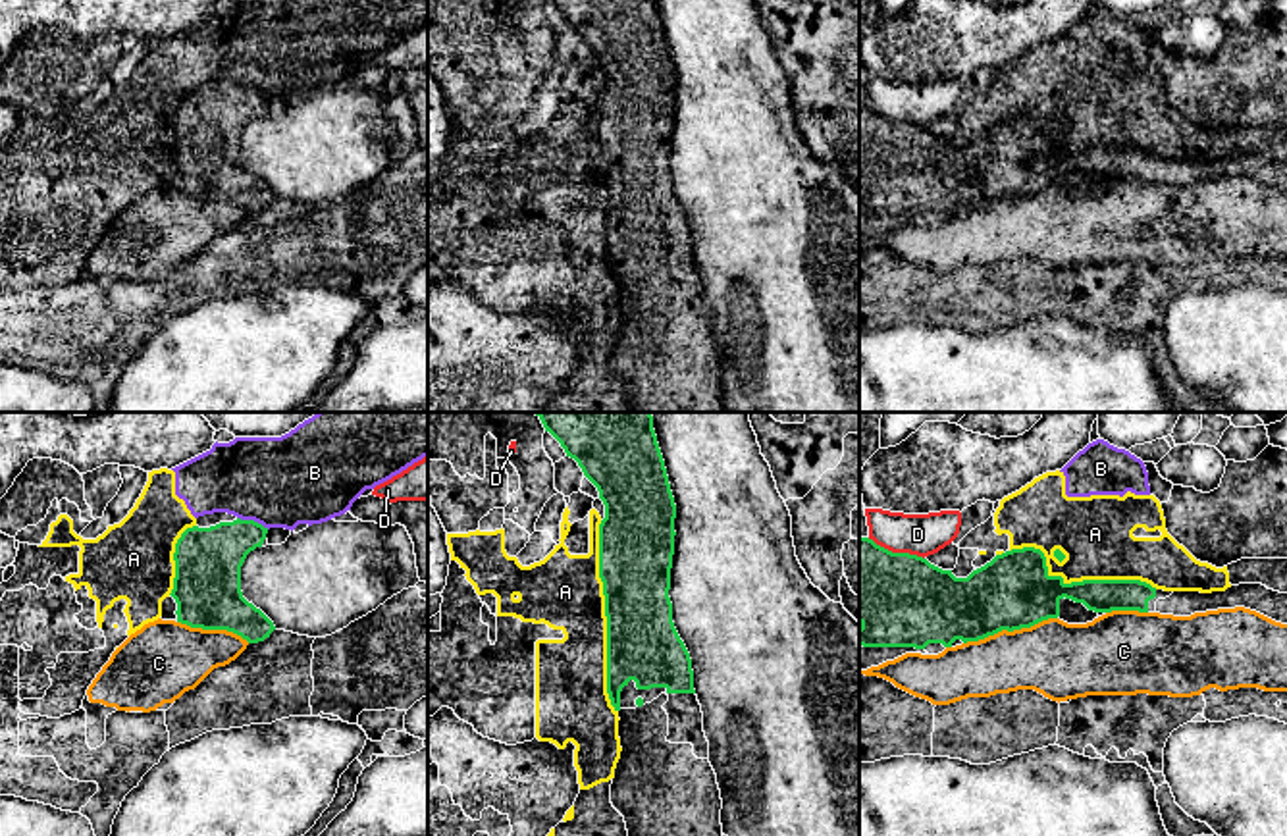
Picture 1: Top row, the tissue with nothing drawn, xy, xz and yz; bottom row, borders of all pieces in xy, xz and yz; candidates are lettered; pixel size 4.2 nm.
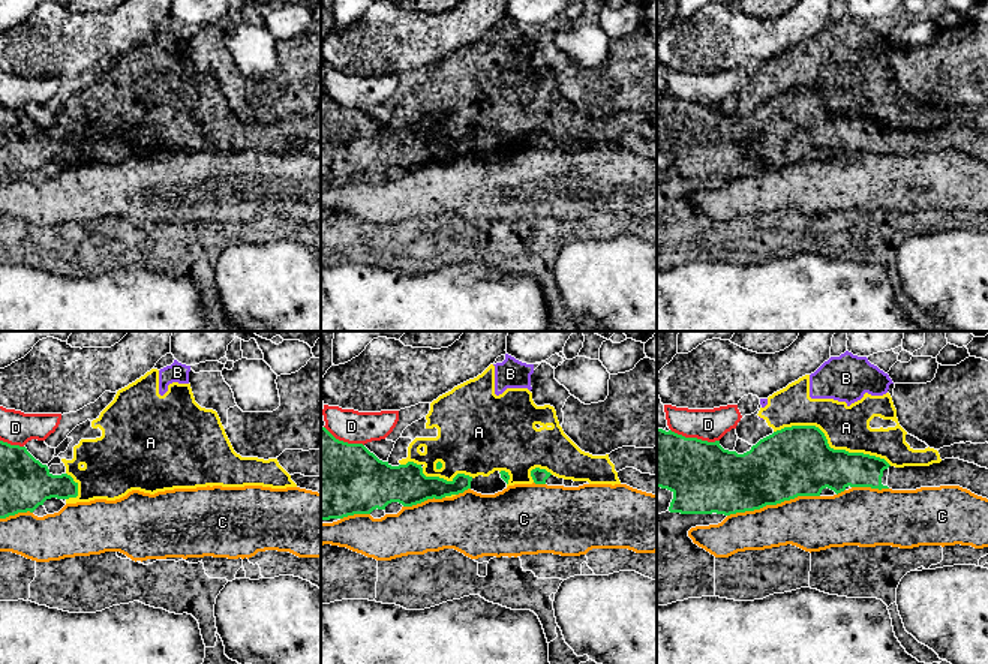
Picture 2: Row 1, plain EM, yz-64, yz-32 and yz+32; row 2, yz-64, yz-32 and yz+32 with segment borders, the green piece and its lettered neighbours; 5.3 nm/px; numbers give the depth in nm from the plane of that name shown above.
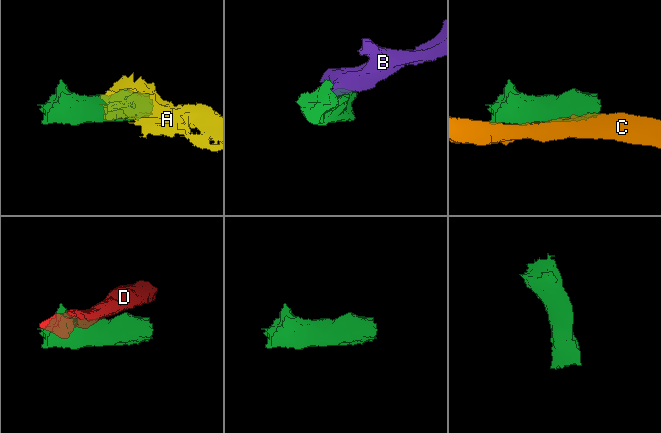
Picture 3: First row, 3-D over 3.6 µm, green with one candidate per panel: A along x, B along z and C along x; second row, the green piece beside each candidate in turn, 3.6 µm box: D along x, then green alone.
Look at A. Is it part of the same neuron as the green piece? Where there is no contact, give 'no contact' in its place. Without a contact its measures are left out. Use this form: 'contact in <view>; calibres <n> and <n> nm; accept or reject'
contact in xz; calibres 300 and 320 nm; reject

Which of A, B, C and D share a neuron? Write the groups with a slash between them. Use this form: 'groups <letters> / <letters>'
groups A B / C / D

